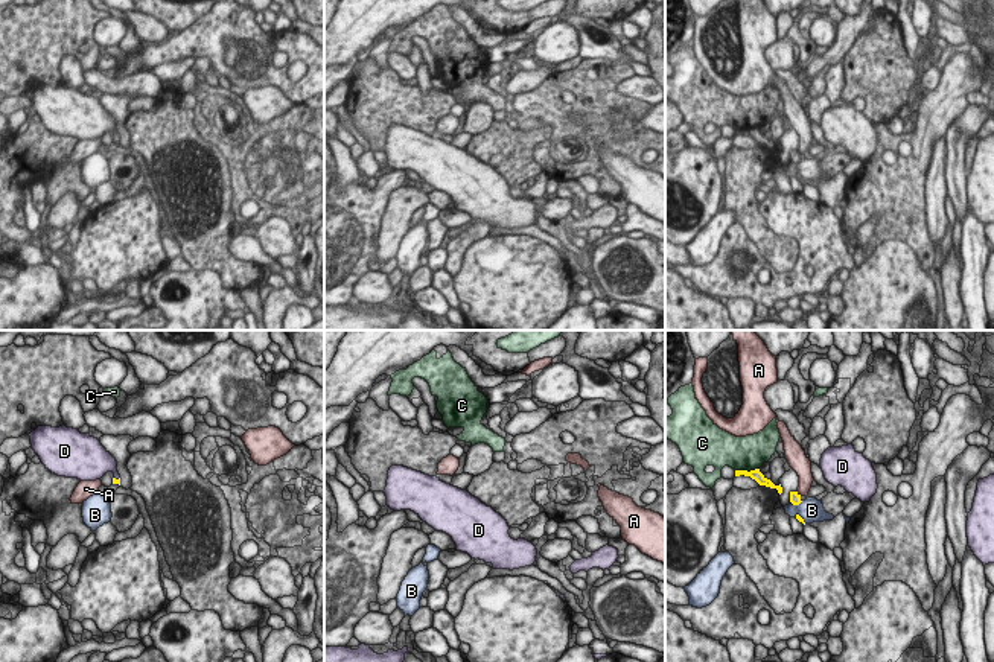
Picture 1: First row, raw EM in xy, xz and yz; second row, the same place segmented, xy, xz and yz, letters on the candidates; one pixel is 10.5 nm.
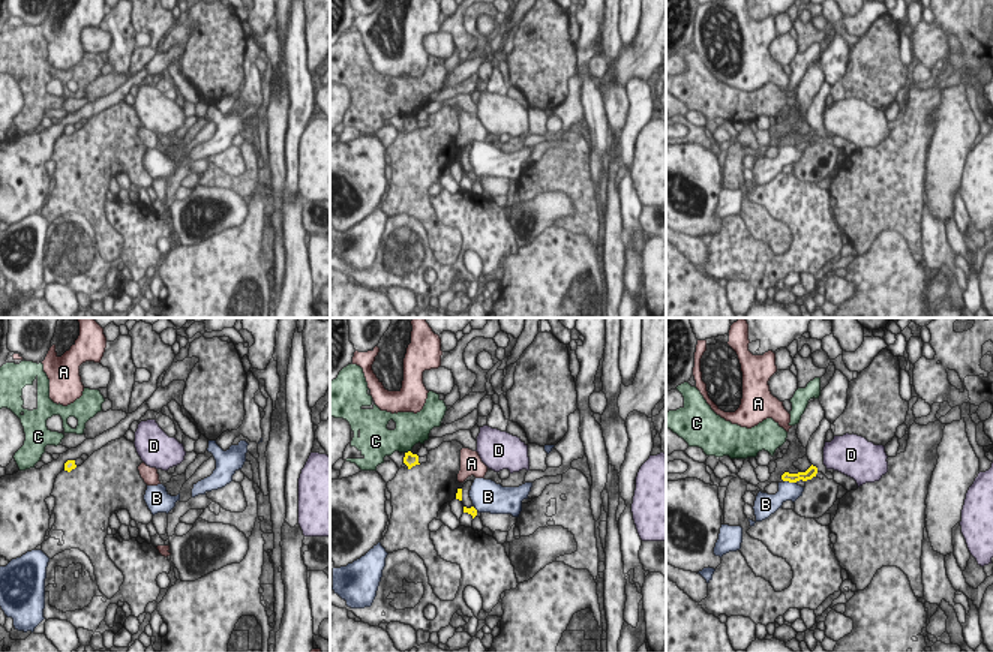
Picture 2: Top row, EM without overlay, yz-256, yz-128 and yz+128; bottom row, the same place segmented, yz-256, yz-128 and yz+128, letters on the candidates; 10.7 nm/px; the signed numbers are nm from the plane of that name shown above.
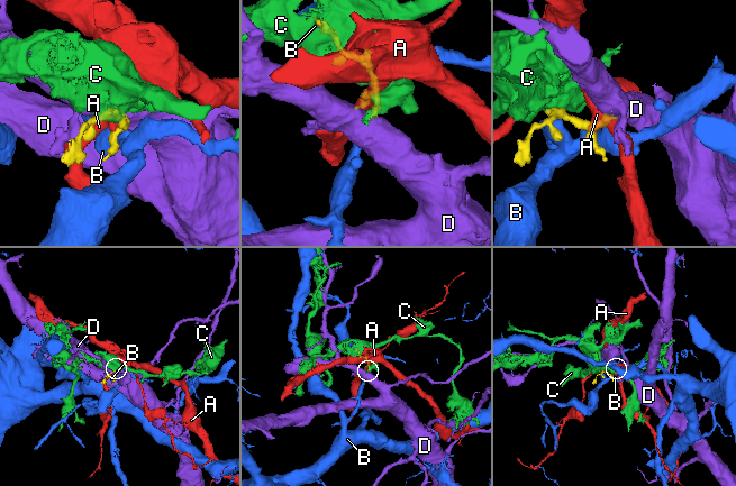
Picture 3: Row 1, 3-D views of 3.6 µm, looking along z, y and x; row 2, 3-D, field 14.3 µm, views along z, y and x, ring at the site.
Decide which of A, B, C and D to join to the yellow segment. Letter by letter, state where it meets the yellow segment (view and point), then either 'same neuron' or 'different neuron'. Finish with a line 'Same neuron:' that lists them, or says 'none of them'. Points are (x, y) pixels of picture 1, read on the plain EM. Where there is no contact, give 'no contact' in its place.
A: yz (799, 154) | different neuron
B: yz (801, 177) | different neuron
C: yz (746, 130) | different neuron
D: xy (119, 137) | same neuron
Same neuron: D

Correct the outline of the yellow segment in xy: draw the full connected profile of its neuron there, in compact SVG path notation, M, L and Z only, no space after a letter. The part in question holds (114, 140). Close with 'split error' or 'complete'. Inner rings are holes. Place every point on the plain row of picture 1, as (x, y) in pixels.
M62 84L59 87L38 85L29 96L32 108L52 132L96 140L107 131L113 131L113 143L120 145L116 117L90 93L81 93Z; split error

